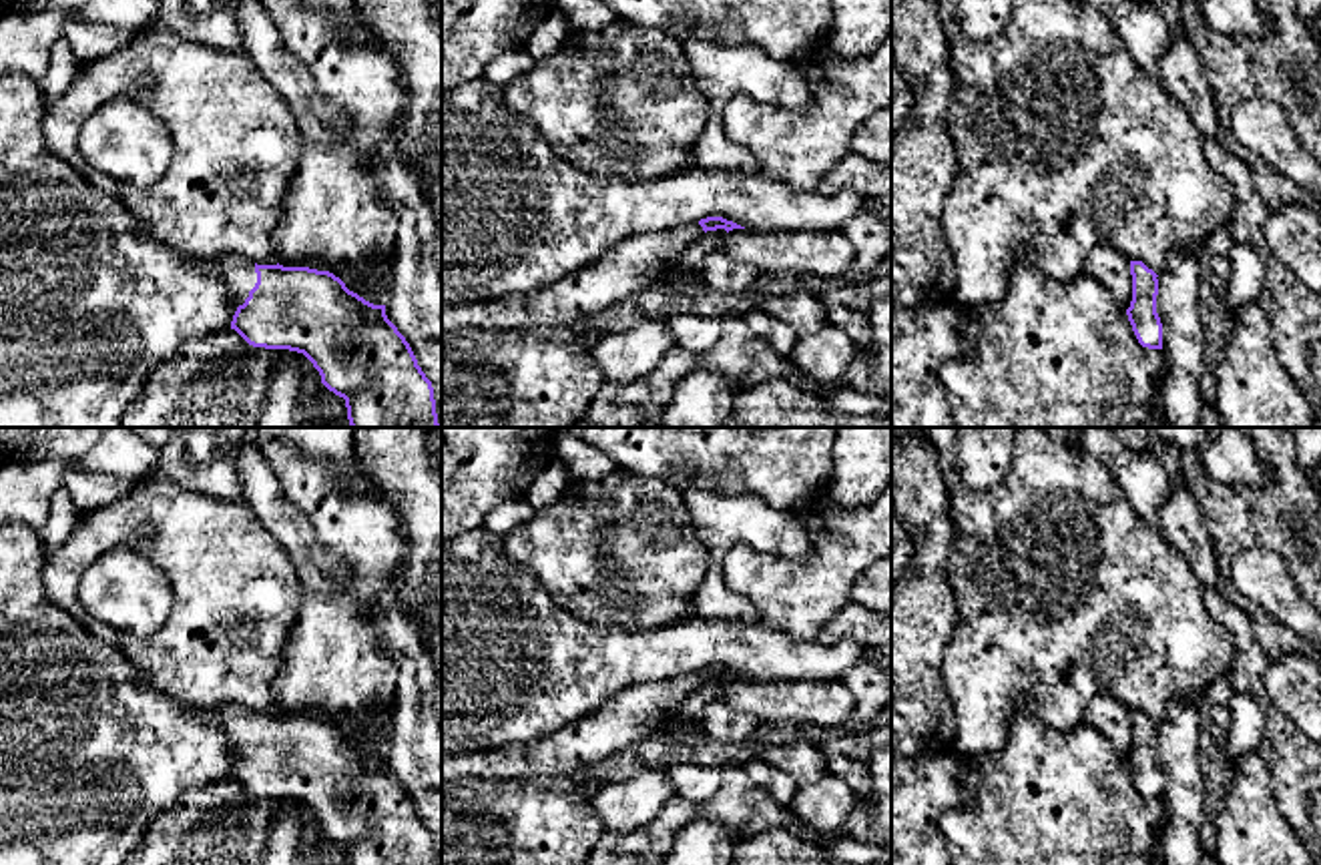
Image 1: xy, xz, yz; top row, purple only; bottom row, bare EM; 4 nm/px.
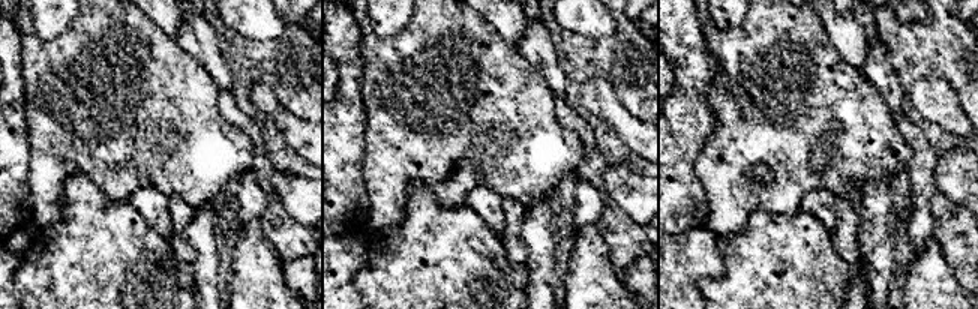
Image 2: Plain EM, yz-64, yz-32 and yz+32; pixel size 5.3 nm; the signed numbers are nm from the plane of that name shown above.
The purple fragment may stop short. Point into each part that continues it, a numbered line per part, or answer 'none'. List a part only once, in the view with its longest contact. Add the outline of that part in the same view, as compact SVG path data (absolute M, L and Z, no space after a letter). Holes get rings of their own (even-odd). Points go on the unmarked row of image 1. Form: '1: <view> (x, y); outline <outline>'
1: xy (239, 723); outline M239 704L213 706L207 716L223 725L237 755L245 753L257 733L255 712Z

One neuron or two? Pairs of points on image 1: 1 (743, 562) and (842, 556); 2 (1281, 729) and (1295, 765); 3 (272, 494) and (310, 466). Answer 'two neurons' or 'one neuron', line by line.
1: one neuron
2: one neuron
3: two neurons

